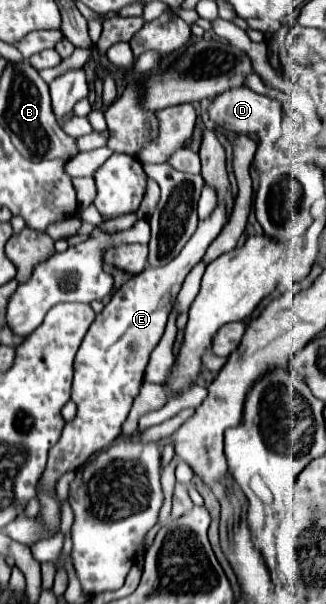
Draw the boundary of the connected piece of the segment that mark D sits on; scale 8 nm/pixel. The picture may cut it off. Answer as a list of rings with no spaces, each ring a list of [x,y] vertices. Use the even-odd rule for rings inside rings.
[[[236,86],[230,90],[224,90],[222,94],[218,94],[210,106],[208,106],[208,116],[216,126],[222,126],[234,134],[260,134],[262,130],[266,130],[270,124],[280,124],[282,122],[282,104],[262,96],[254,90],[250,90],[248,86]]]

